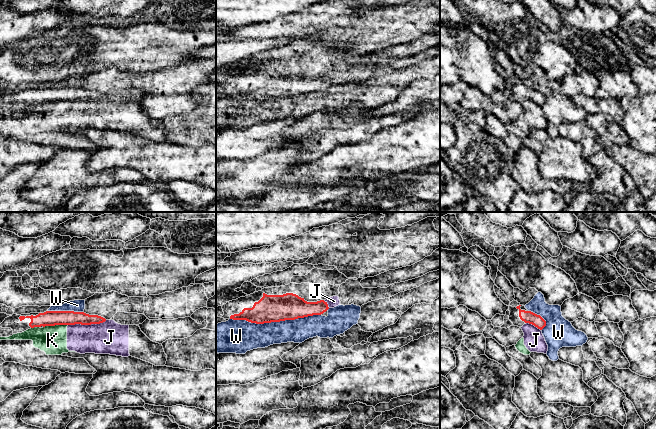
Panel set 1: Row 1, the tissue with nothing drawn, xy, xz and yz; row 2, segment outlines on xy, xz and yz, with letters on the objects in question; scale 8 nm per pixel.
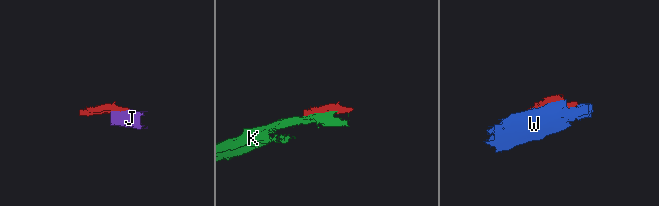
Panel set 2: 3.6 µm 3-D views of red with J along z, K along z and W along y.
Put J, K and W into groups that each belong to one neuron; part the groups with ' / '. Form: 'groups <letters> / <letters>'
groups J K / W

